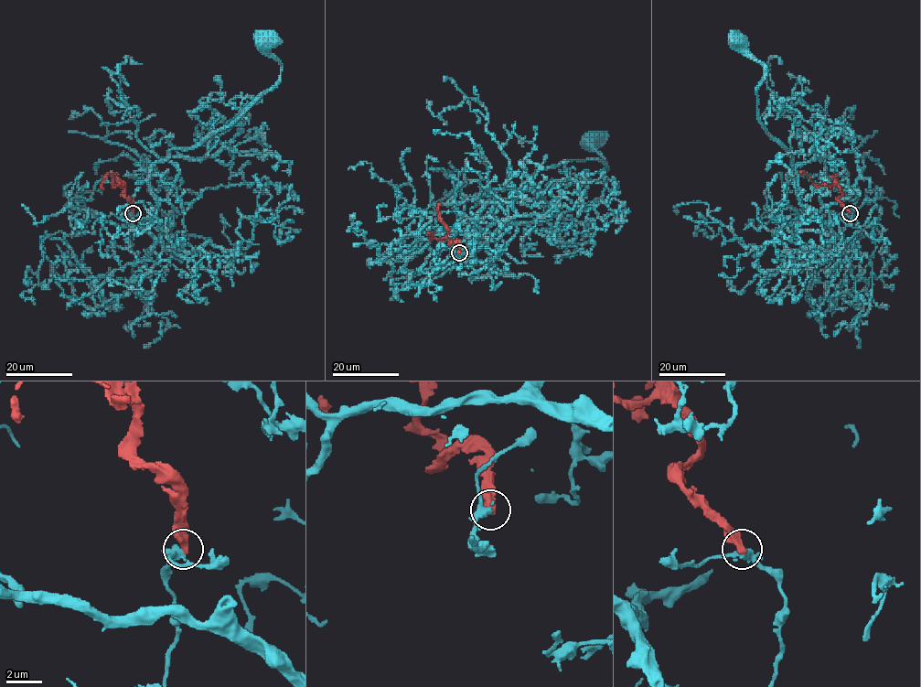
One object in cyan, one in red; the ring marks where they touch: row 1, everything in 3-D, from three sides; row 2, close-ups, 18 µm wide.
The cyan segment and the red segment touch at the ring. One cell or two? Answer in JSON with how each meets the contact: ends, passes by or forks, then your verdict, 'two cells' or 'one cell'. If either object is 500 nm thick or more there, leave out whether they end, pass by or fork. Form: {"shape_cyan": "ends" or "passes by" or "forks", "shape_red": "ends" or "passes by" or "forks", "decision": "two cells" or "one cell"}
{"shape_cyan": "passes by", "shape_red": "ends", "decision": "two cells"}

